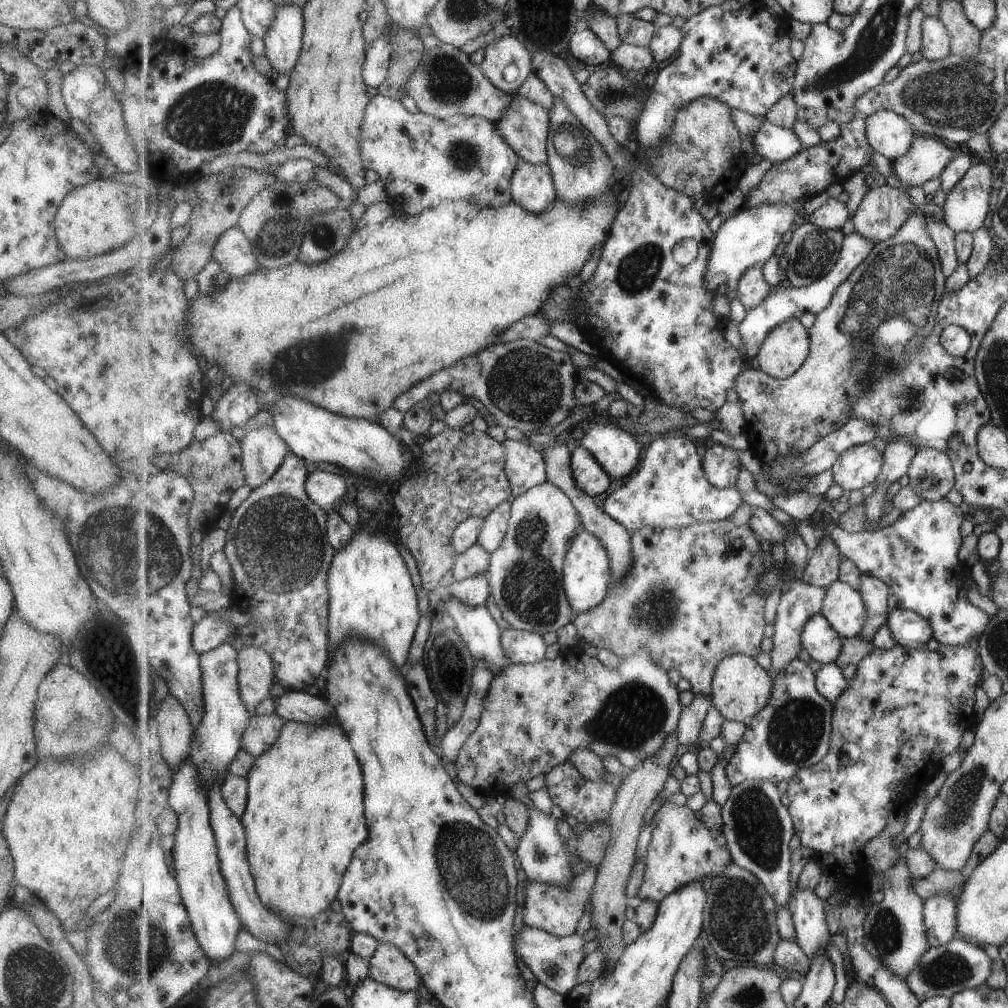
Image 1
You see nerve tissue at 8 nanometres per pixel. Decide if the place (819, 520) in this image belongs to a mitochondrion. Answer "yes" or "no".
no

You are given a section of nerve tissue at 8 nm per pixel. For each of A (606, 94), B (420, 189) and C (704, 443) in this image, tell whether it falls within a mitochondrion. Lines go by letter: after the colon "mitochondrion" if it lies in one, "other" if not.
A: mitochondrion
B: other
C: other

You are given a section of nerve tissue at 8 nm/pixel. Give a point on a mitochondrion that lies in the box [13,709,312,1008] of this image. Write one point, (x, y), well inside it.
(127, 944)

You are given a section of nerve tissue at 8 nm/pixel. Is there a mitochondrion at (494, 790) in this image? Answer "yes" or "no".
no

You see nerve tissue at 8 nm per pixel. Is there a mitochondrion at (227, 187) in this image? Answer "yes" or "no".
yes

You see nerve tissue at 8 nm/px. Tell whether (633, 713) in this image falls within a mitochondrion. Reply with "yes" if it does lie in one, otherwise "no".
yes

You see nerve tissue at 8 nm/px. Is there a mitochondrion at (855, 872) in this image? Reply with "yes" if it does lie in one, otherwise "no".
no

